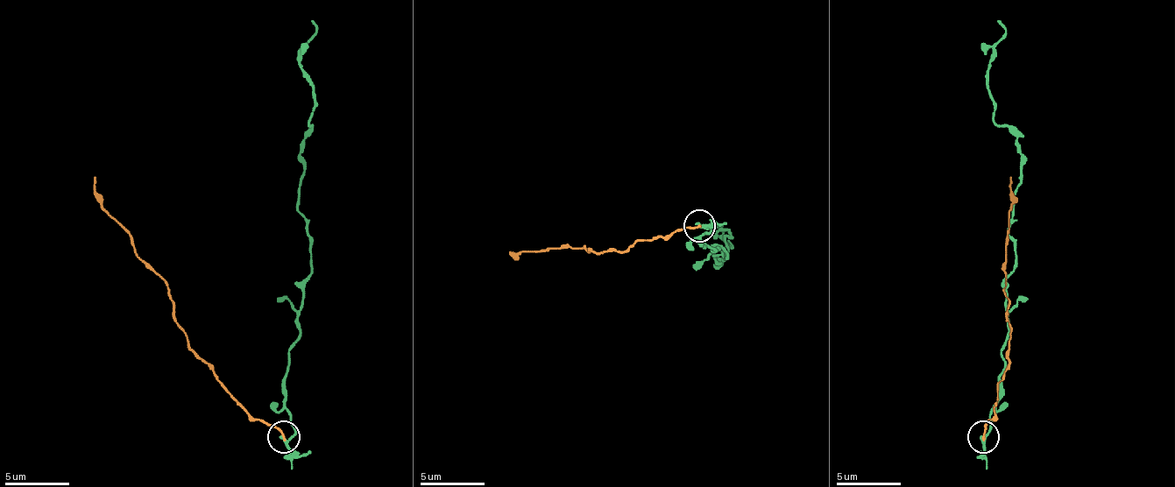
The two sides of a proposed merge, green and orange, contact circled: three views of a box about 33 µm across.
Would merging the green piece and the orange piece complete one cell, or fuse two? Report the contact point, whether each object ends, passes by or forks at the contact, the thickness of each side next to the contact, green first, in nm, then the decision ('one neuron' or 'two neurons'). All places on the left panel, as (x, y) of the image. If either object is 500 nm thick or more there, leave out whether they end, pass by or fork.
(284, 437) | green passes by | orange ends | 140/140 nm | two neurons

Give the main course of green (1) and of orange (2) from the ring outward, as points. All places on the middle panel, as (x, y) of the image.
1: (700, 228), (710, 231), (704, 247), (725, 257), (716, 264), (729, 231), (716, 235), (732, 247), (725, 241)
2: (700, 225), (665, 237), (604, 250), (548, 247), (510, 254)

